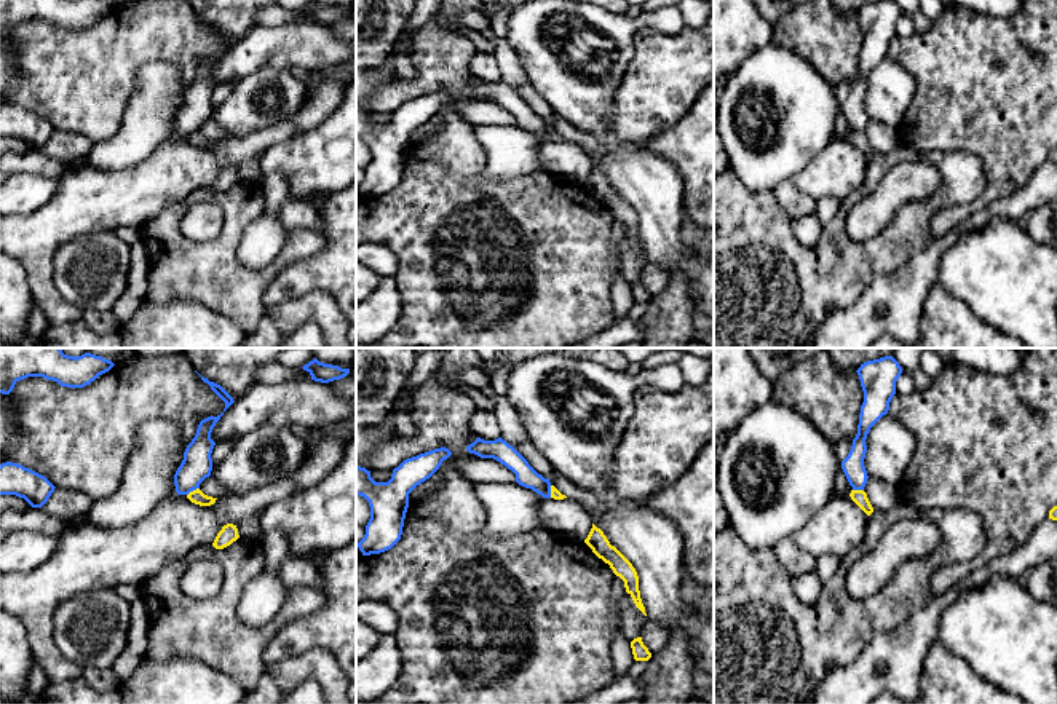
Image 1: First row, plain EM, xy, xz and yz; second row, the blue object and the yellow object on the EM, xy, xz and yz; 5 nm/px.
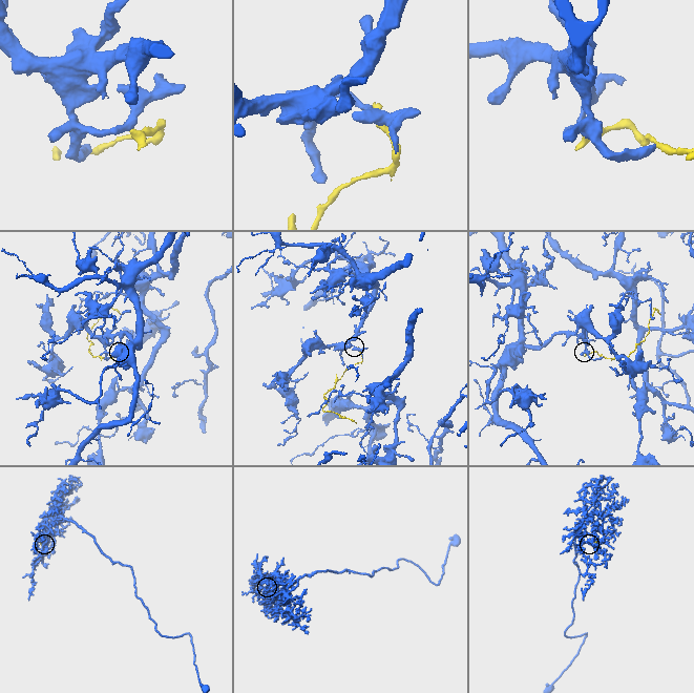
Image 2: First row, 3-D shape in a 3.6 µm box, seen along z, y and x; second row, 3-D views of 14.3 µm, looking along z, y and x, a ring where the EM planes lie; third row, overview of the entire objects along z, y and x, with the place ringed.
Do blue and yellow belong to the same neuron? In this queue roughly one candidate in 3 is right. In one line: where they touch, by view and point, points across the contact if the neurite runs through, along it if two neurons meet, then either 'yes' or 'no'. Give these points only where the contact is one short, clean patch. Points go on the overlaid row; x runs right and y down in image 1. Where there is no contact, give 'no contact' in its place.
contact xy (192, 490); border xy (198, 487), (187, 495); no

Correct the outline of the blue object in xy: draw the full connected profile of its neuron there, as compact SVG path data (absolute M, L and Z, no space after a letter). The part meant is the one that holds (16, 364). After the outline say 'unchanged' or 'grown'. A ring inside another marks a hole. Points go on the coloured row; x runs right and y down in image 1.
M0 348L0 393L10 394L19 380L43 377L67 388L83 388L115 364L85 353L67 356L61 348Z; unchanged

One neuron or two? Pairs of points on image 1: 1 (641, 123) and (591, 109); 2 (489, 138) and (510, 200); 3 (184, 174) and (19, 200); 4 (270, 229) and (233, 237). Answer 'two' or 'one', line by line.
1: two
2: two
3: two
4: two

